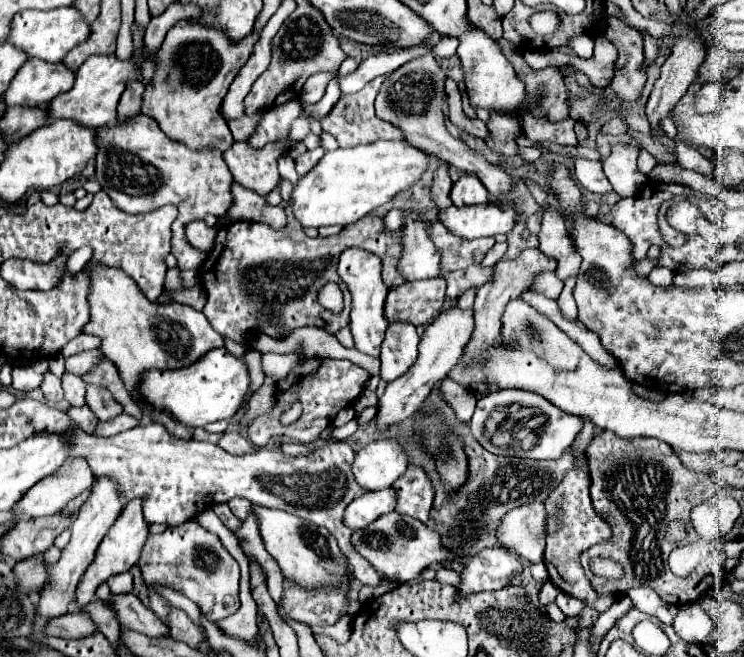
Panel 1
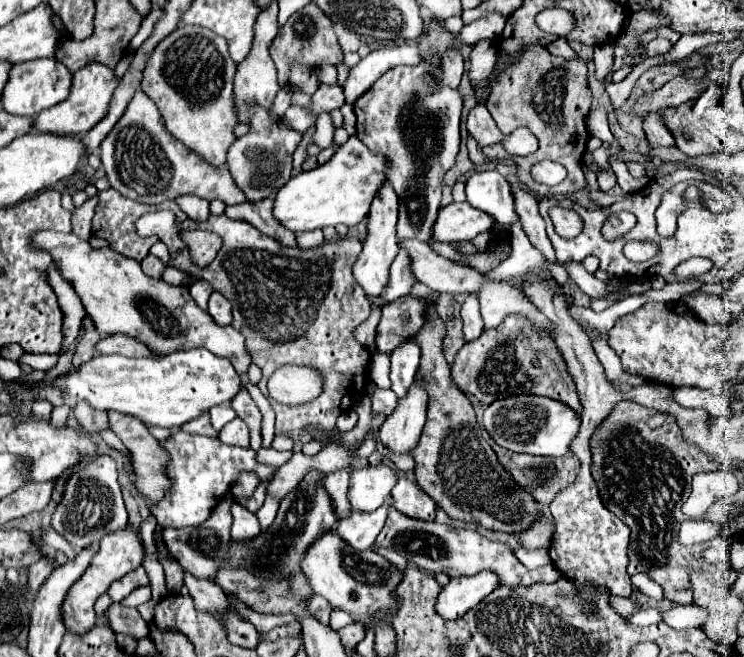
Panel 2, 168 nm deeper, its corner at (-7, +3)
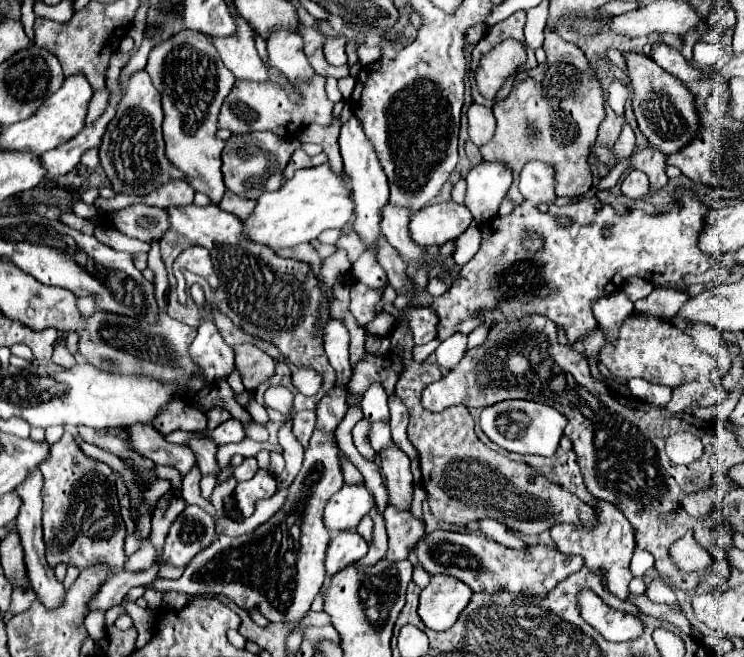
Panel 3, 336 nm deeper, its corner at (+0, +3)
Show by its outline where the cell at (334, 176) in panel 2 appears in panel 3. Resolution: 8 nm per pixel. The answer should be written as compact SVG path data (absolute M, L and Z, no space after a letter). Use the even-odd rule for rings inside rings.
M324 163L320 167L300 169L278 191L260 195L254 211L242 223L244 223L244 235L250 241L266 245L272 251L276 251L308 243L326 229L342 229L346 221L352 217L352 211L354 203L350 197L348 177L332 175L332 171L328 171L328 165Z

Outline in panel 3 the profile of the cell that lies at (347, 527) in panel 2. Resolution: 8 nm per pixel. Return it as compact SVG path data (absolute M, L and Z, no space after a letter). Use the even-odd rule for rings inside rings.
M344 531L328 543L326 551L326 581L330 581L338 571L362 559L368 551L368 543L356 535L356 531Z

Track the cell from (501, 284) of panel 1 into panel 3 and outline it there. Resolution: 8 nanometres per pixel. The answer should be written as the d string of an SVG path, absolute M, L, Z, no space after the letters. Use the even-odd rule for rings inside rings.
M528 315L524 319L506 323L504 327L494 327L484 345L468 351L464 355L464 359L454 369L450 369L438 383L432 383L424 389L422 407L432 413L440 413L452 405L490 407L504 399L538 401L538 403L554 407L568 419L564 433L570 437L570 441L574 445L572 449L576 453L576 459L582 469L582 477L584 477L588 491L596 499L616 505L630 519L630 523L636 527L638 547L650 551L656 557L654 567L662 579L666 579L670 585L686 591L686 589L694 589L700 583L700 579L704 575L708 575L708 571L684 573L670 559L670 545L674 541L678 541L680 537L684 537L684 533L692 527L694 527L696 541L700 545L712 545L708 529L704 529L704 525L700 521L694 521L692 517L688 517L684 513L684 509L680 507L680 503L686 497L684 493L688 493L692 489L700 489L700 487L712 487L714 483L718 483L720 477L726 477L724 465L720 461L714 461L716 455L708 453L708 451L698 461L694 461L690 465L676 465L668 459L668 455L664 451L664 443L670 435L674 435L678 431L686 431L686 429L692 433L700 431L700 427L694 425L694 417L690 413L688 413L688 421L686 421L686 413L670 413L662 407L650 405L636 397L630 397L630 395L624 397L624 395L608 389L606 385L594 381L590 377L588 361L582 355L578 355L576 351L570 351L568 347L560 345L556 325L550 319L544 319L542 315ZM668 513L672 515L672 523L664 523L664 515L668 515Z

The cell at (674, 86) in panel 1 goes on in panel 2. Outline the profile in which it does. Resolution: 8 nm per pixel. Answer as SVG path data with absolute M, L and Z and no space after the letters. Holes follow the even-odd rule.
M649 113L643 121L643 129L647 135L650 147L664 146L670 147L675 145L675 139L671 131L665 125L665 119L661 113Z

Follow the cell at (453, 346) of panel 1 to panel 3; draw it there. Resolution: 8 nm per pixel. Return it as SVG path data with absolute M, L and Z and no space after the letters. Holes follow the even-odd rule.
M392 445L380 453L380 467L386 477L388 503L398 511L408 511L414 495L414 477L410 473L410 459Z

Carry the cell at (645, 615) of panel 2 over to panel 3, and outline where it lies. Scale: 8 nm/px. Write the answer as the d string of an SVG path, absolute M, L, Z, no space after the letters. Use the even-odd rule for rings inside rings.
M654 577L654 581L648 585L648 597L654 603L668 603L668 605L678 605L674 589L662 579L662 577Z

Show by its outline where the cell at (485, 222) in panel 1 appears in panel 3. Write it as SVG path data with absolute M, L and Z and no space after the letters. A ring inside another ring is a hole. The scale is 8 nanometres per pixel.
M454 201L426 205L410 217L410 239L420 247L444 245L472 225L472 213Z

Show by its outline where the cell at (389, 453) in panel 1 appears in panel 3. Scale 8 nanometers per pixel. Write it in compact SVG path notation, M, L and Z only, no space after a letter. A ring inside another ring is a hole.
M346 485L336 495L332 495L324 509L324 525L330 535L352 531L364 515L372 509L372 493L366 491L366 485Z

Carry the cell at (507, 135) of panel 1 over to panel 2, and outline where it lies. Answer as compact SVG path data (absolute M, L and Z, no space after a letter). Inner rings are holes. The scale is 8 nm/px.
M529 45L517 59L509 57L497 65L489 89L491 93L485 101L485 107L489 109L499 131L503 135L509 135L517 127L527 127L539 139L539 149L527 157L513 157L507 151L503 151L503 143L495 143L491 147L483 147L485 157L495 161L513 159L517 163L519 181L542 198L551 193L573 193L585 189L581 157L585 153L585 143L589 139L589 133L585 129L585 115L591 107L591 91L587 87L585 61L567 61L563 57L553 57L543 45ZM545 159L559 161L567 169L567 179L557 187L535 183L531 177L531 167L537 161Z

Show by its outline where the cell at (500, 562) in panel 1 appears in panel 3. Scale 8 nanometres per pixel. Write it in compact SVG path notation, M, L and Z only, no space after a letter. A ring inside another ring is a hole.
M432 575L430 583L420 593L418 615L432 631L446 631L468 605L472 589L450 575Z

